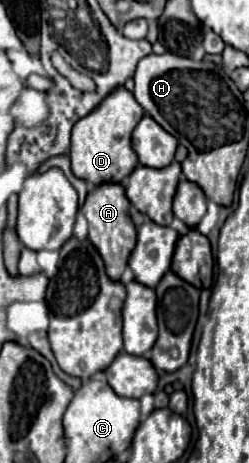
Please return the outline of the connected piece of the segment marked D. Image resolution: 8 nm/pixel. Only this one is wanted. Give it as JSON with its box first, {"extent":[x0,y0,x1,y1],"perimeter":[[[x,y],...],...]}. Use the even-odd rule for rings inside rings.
{"extent":[70,86,142,186],"perimeter":[[[124,86],[114,88],[88,116],[80,118],[72,128],[72,146],[70,146],[70,160],[74,176],[82,180],[90,180],[94,186],[100,182],[120,182],[126,178],[136,166],[138,156],[130,146],[130,136],[140,122],[142,106],[136,102],[132,92]]]}

